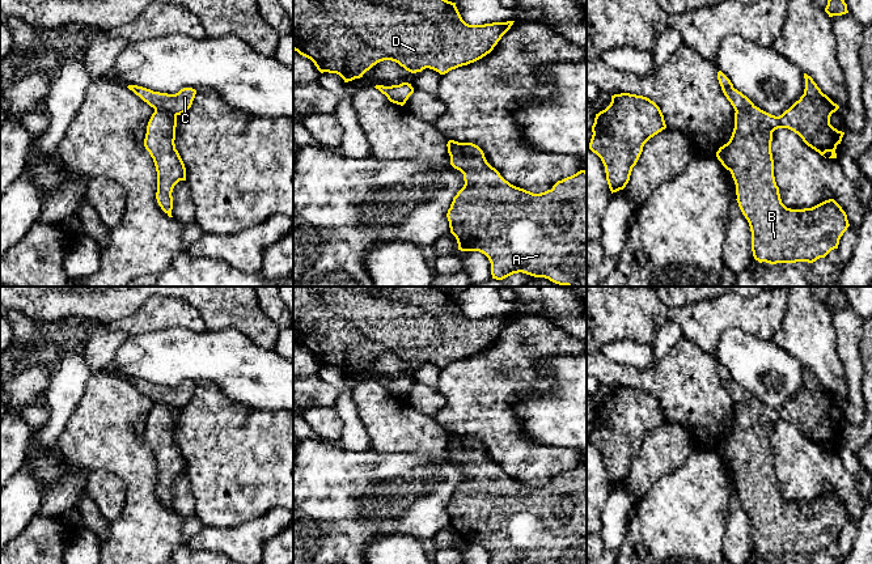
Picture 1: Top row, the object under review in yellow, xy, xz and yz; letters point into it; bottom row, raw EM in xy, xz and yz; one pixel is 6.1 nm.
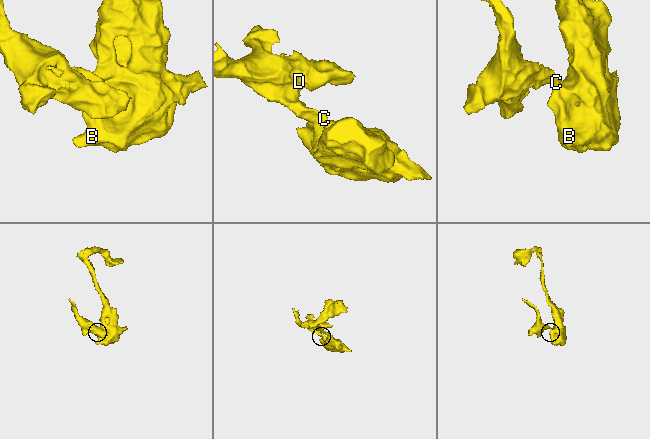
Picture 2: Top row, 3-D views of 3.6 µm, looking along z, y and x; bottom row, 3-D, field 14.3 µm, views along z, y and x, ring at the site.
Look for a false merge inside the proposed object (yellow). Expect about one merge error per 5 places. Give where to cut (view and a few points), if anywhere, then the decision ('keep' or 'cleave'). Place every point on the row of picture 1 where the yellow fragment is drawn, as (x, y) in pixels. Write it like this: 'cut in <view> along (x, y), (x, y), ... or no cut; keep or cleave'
cut in xz along (454, 141), (456, 147), (465, 155), (485, 160); cleave

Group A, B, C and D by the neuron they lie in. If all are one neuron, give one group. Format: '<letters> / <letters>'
A B / C D

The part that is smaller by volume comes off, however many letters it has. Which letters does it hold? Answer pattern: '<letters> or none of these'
C, D

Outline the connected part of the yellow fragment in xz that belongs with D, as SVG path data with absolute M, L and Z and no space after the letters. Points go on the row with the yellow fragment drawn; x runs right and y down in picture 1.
M293 0L293 50L310 59L321 73L336 73L344 82L363 77L384 60L395 62L411 73L429 68L445 75L490 54L513 22L469 25L456 3L448 0Z

